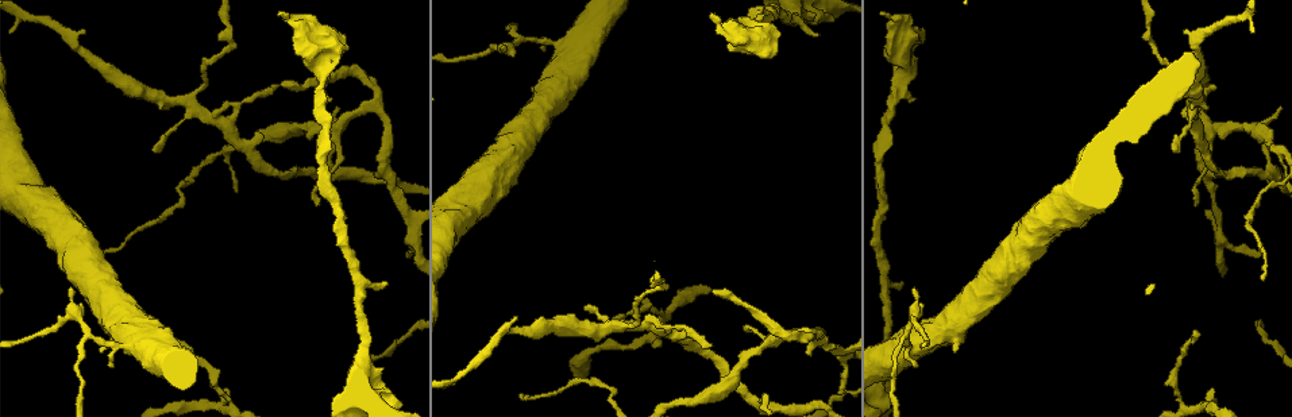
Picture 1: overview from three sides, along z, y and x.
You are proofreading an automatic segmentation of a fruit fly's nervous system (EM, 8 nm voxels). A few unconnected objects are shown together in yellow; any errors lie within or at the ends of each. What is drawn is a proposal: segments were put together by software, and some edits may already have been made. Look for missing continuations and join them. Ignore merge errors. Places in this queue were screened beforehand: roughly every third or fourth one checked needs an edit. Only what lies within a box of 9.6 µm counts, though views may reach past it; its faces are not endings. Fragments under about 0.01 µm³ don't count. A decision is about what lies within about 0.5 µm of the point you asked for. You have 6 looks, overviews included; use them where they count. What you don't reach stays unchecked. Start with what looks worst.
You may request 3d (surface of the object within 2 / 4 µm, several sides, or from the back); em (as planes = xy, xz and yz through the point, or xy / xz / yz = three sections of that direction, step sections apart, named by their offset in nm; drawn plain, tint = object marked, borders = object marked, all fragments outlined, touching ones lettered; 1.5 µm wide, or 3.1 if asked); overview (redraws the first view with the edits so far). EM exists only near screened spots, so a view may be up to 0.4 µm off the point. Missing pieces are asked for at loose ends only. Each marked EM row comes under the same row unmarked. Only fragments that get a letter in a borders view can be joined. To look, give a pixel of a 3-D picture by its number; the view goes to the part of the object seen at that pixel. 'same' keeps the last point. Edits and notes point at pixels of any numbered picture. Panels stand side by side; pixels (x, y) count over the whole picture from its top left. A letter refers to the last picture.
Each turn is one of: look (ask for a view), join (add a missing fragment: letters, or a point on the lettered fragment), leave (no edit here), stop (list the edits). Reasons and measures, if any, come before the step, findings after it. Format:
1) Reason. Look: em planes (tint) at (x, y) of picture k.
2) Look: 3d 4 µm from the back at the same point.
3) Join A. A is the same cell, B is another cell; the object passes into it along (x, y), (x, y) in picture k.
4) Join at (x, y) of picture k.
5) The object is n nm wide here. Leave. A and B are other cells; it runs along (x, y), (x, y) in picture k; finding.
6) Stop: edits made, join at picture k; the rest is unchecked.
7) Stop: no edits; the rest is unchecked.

Free end. Look: 3d 4 µm at (1210, 87) of picture 1.

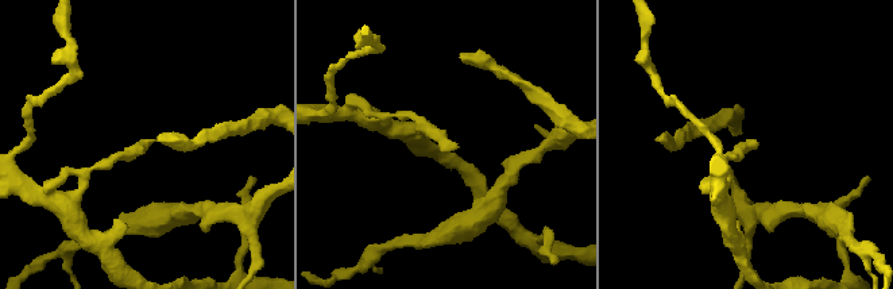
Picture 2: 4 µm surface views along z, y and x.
Now the EM. Look: em planes (borders) at (455, 145) of picture 2.

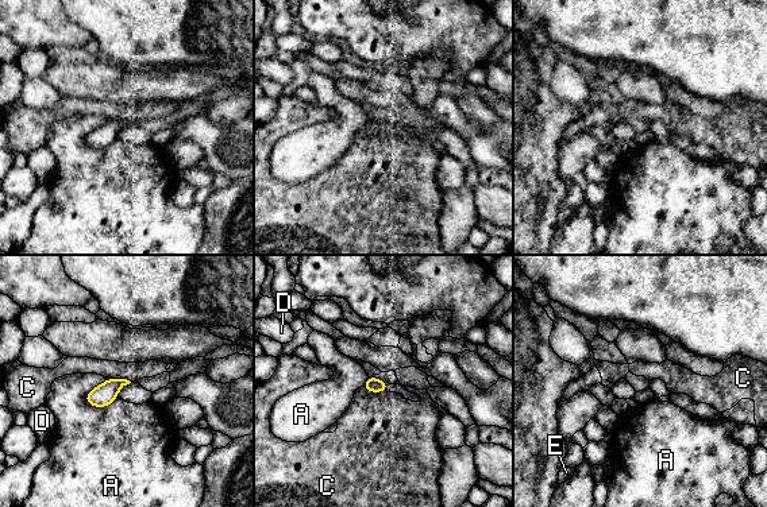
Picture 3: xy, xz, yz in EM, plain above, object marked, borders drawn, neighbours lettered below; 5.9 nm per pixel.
Leave. A, C, D and E are other cells; a border runs along (362, 386), (370, 391), (386, 391) in picture 3; no lettered fragment goes on from it.

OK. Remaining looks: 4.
Free end. Look: em planes (borders) at (521, 393) of picture 1.

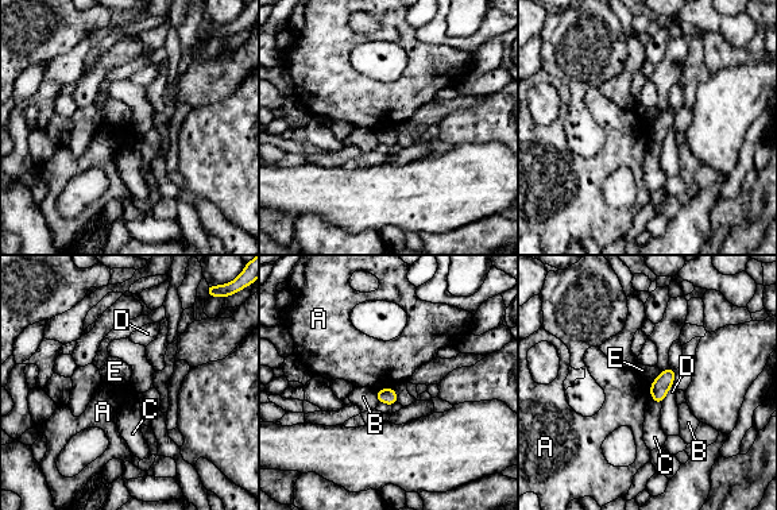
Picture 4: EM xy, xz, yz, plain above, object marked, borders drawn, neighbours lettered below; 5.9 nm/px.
Leave. A, B, C, D and E are other cells; a border runs along (391, 386), (377, 390) in picture 4; no lettered fragment goes on from it.

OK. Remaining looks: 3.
Thin end. Look: em planes (borders) at (504, 46) of picture 1.

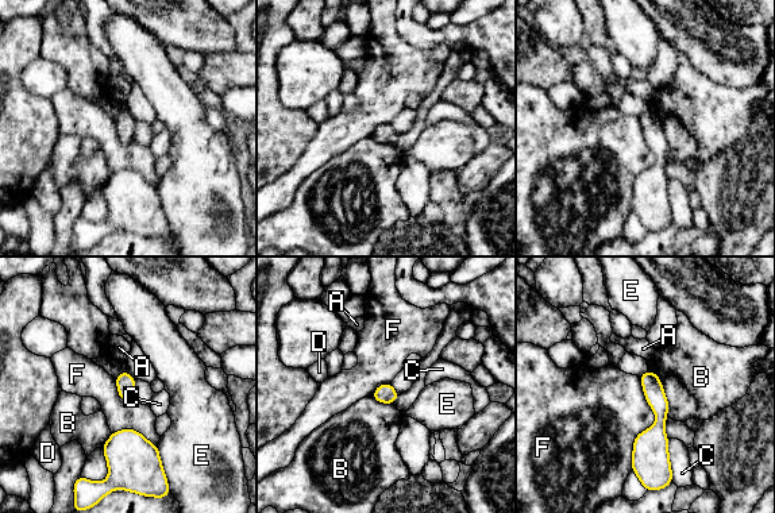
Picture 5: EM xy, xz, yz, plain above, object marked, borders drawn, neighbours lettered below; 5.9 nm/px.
The object is 110 nm wide here. Leave. A, B, C, D, E and F are other cells; a border runs along (640, 377), (655, 421), (631, 470) in picture 5; none of them fits.

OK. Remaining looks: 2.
Stop: no edits; the rest is unchecked.

